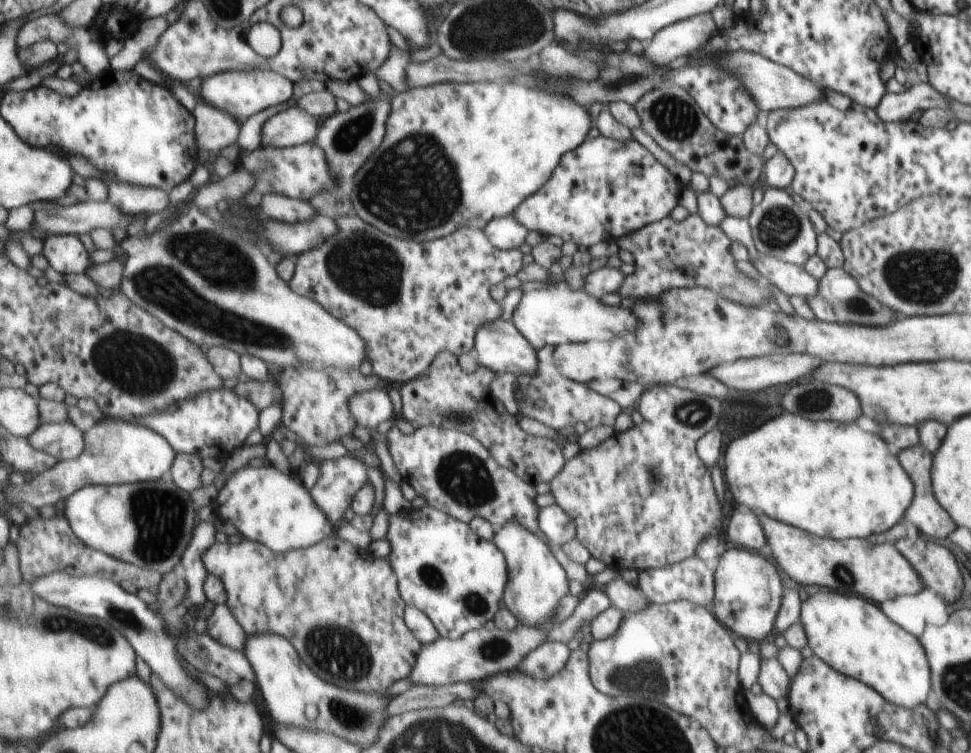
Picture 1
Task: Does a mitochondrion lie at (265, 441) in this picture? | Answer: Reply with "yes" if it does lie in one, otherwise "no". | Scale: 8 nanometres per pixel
no

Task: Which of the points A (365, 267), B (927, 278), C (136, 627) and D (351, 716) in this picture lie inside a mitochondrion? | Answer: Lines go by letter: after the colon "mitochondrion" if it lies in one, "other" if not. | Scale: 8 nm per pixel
A: mitochondrion
B: mitochondrion
C: mitochondrion
D: mitochondrion

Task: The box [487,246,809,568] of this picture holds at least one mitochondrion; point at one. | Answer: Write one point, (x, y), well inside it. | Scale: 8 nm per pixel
(692, 414)

